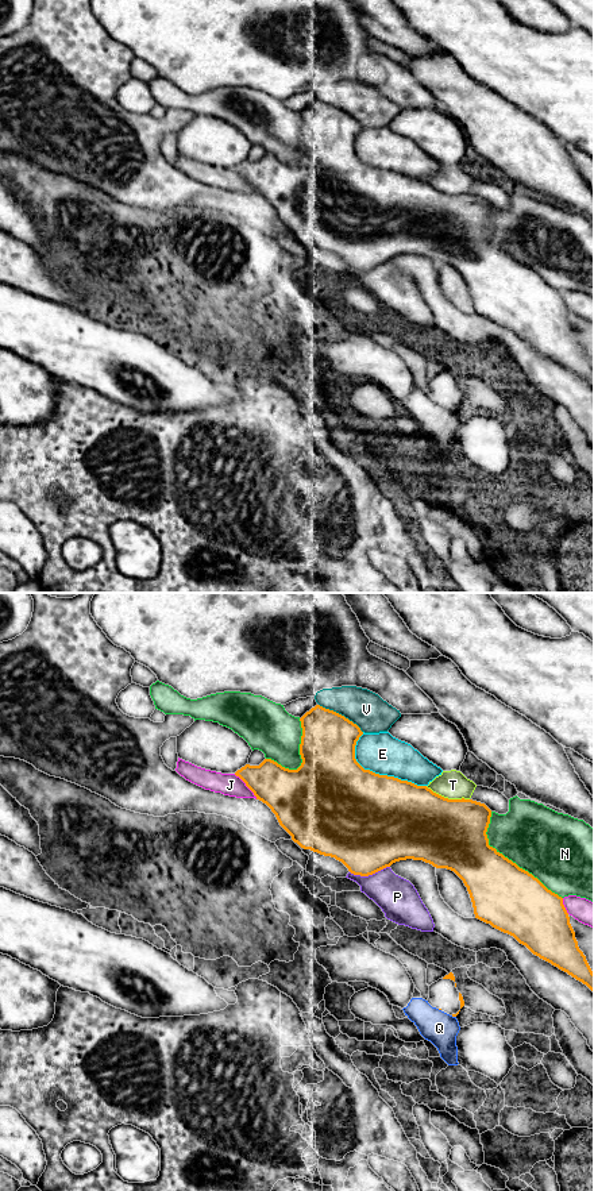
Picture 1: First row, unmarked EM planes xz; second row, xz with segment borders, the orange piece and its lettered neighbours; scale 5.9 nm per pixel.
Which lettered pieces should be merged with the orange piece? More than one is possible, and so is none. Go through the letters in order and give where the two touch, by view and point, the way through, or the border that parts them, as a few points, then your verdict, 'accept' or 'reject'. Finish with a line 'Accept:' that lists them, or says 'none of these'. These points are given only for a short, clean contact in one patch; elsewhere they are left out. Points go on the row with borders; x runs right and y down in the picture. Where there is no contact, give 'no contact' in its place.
E: contact xz (377, 774); reject
J: contact xz (246, 785); reject
N: contact xz (508, 859); reject
P: contact xz (369, 874); reject
Q: contact xz (454, 1016); border xz (451, 1016), (455, 1017); reject
T: contact xz (447, 798); reject
V: contact xz (340, 715); reject
Accept: none of these

